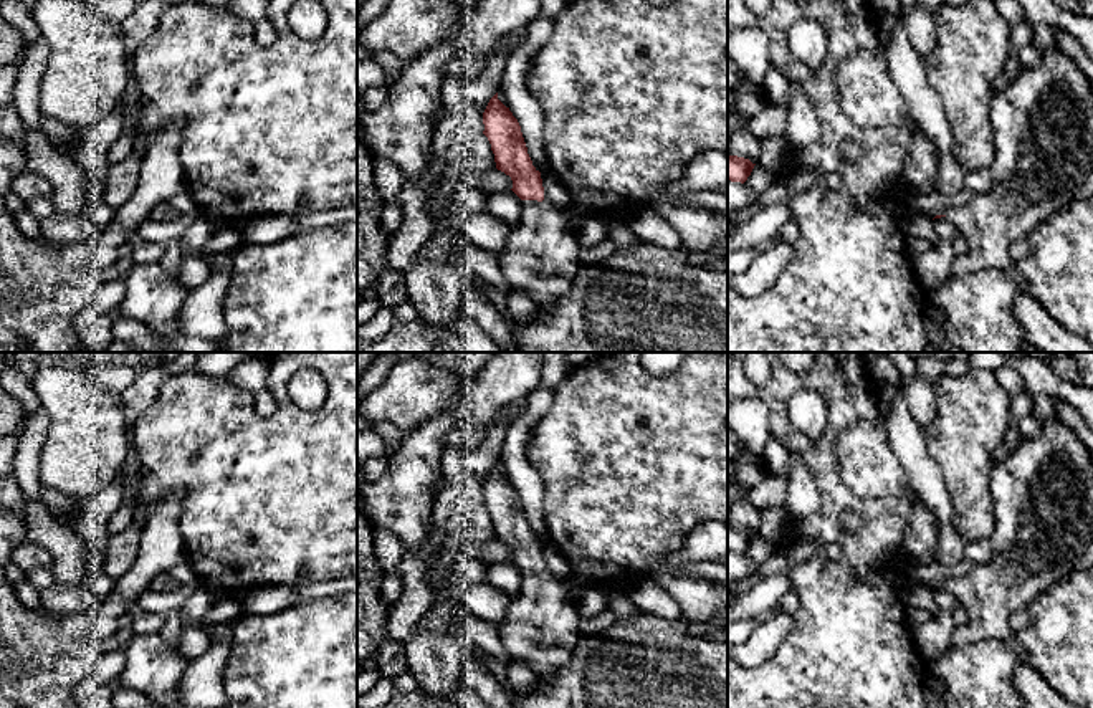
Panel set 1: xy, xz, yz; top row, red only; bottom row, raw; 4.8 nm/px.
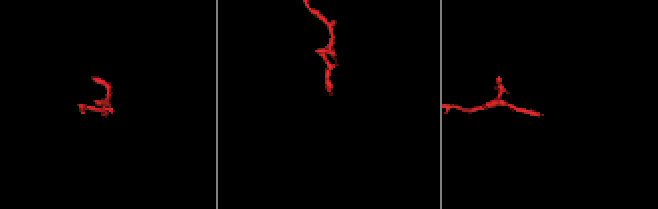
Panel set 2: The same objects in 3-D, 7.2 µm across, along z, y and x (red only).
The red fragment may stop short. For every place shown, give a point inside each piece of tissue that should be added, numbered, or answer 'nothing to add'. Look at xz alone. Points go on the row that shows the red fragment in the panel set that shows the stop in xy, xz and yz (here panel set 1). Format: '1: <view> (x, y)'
1: xz (541, 257)

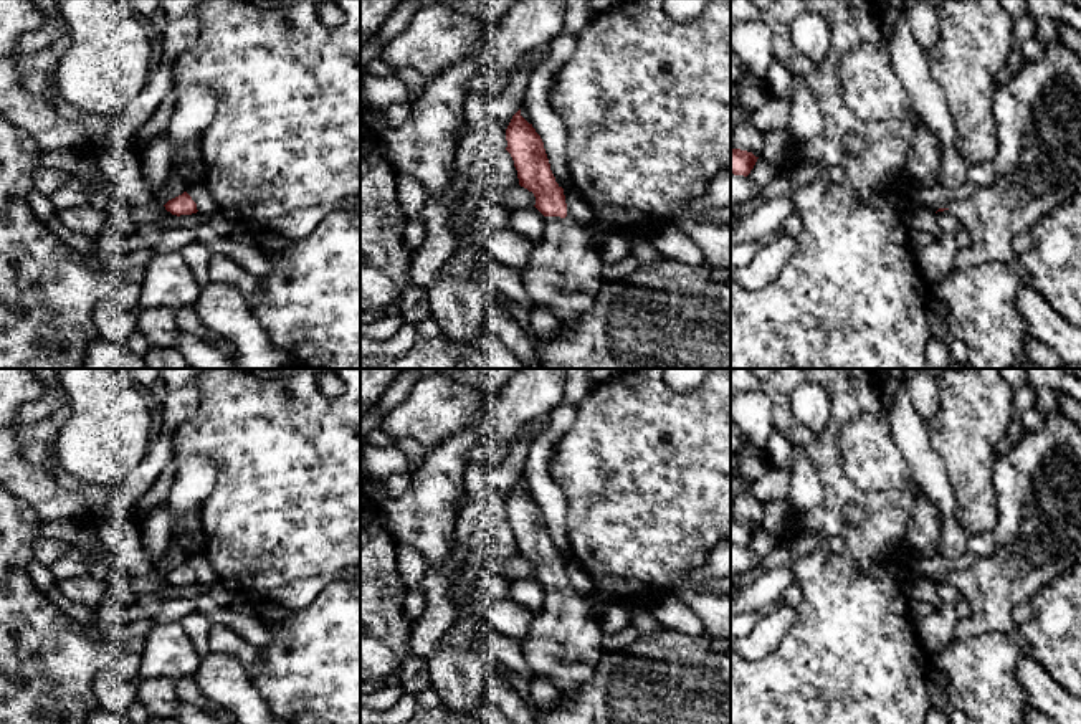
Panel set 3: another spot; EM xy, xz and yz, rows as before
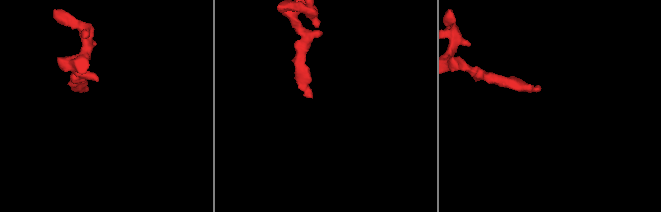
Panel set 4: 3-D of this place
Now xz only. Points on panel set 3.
1: xz (564, 273)

